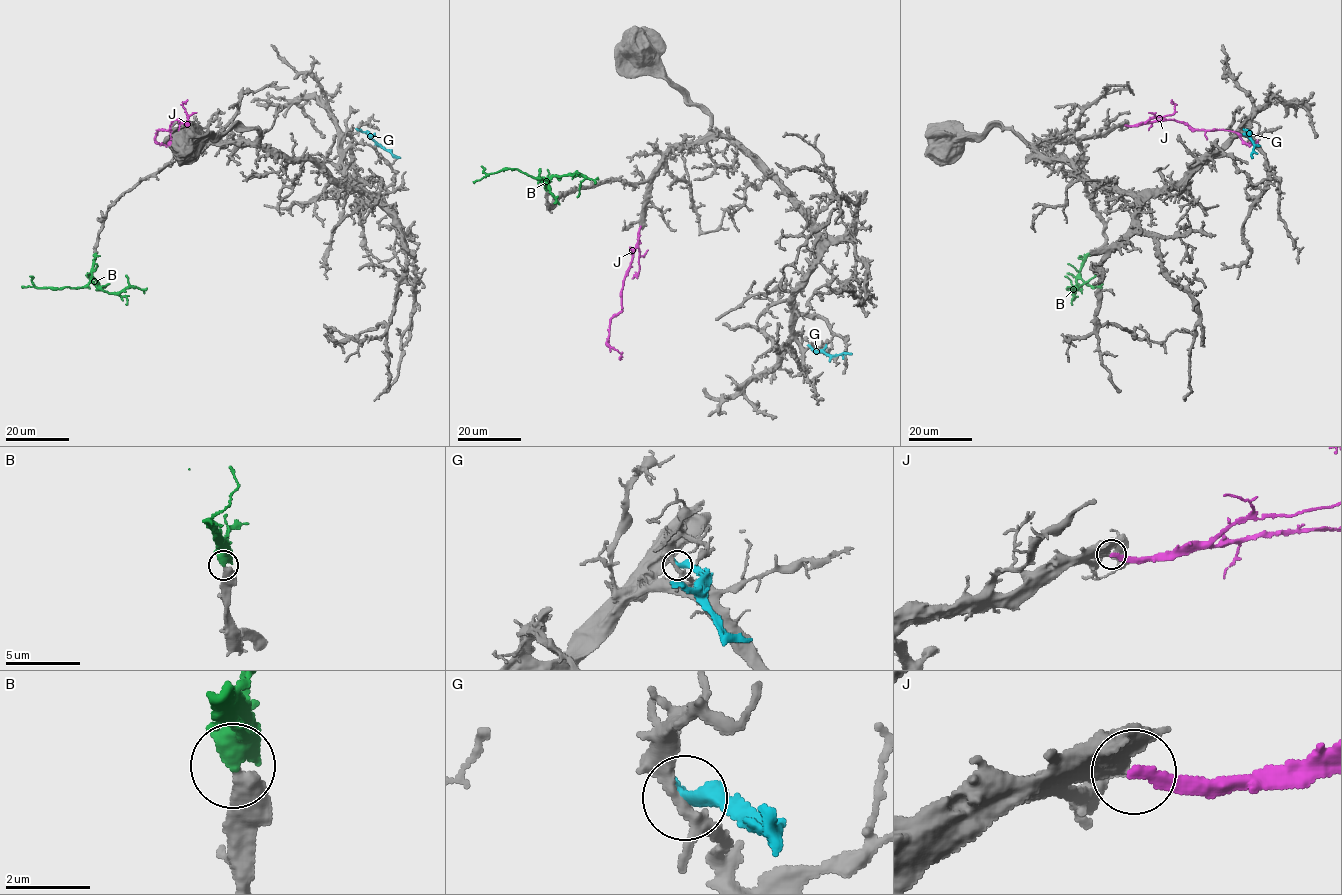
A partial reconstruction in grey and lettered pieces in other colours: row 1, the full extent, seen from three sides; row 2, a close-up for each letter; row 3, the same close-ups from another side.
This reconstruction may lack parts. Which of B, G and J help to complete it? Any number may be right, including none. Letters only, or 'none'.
B

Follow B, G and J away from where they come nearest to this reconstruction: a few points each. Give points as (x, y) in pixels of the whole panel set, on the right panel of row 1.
B: (1089, 255), (1076, 285), (1067, 289), (1080, 286)
G: (1244, 130), (1250, 133), (1252, 158)
J: (1125, 125), (1175, 120), (1195, 129), (1234, 131), (1244, 143), (1251, 145), (1257, 140)

